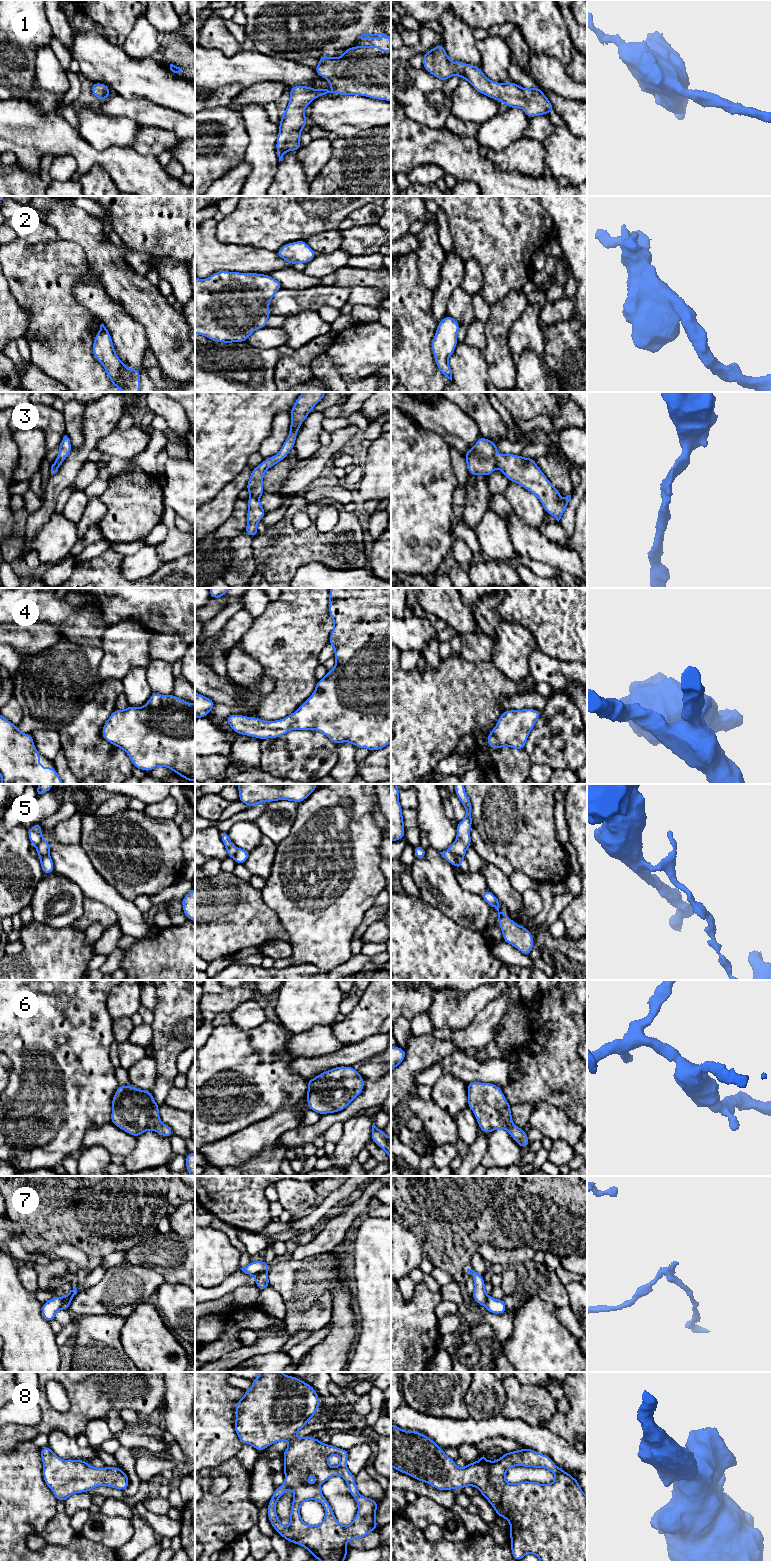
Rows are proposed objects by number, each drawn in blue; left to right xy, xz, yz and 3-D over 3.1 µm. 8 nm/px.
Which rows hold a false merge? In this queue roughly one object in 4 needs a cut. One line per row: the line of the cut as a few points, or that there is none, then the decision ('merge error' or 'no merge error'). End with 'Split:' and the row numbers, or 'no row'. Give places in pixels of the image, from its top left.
1: no cut | no merge error
2: no cut | no merge error
3: no cut | no merge error
4: no cut | no merge error
5: yz (447, 850), (451, 851), (462, 862) | merge error
6: no cut | no merge error
7: xz (266, 1271), (261, 1271), (254, 1276) | merge error
8: no cut | no merge error
Split: 5, 7

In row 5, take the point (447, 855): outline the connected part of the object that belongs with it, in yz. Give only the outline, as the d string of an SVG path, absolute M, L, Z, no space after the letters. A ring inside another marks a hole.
M443 851L439 852L442 857L447 860L452 866L455 865L458 870L461 870L461 866L463 865L463 862L452 852L450 851Z

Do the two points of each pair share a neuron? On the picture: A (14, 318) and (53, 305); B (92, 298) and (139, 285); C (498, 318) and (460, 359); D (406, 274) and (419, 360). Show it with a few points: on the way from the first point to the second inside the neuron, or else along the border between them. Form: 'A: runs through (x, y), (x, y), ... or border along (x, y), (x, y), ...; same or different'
A: border along (12, 296), (28, 315), (26, 337); different
B: border along (95, 274), (104, 290), (124, 311); different
C: border along (481, 352), (486, 362), (487, 375); different
D: runs through (406, 295), (406, 339); same

